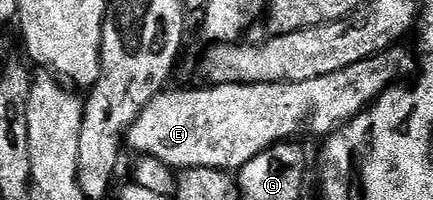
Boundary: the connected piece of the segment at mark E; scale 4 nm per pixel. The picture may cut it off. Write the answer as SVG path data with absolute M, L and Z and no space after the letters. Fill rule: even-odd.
M388 48L362 62L306 82L240 82L229 85L209 84L206 89L169 88L157 93L156 97L150 99L150 103L146 103L146 107L142 107L142 111L126 130L127 148L129 145L130 148L137 149L137 154L161 160L176 171L194 167L238 171L263 149L285 139L295 138L292 136L303 125L308 125L310 132L317 133L320 139L324 139L347 125L357 114L363 113L367 106L395 82L392 81L395 77L404 77L414 69L414 57L400 48Z

